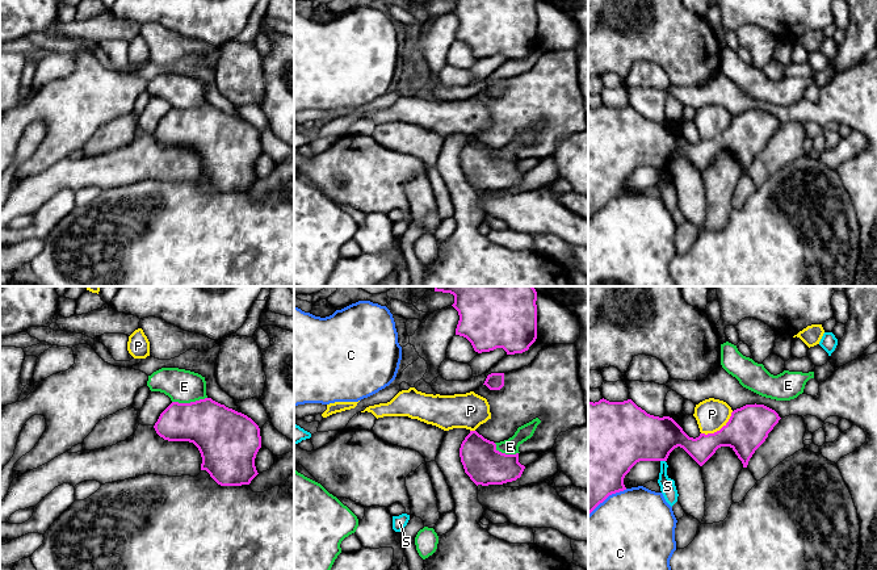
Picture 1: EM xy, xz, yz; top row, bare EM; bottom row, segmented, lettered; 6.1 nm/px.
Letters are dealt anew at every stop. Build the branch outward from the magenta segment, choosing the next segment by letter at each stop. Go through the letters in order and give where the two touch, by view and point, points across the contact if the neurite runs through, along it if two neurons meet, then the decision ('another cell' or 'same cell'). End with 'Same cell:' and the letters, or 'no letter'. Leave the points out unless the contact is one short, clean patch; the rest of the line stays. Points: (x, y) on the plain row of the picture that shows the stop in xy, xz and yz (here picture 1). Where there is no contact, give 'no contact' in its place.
C: contact yz (607, 202); another cell
E: contact xy (191, 108); border xy (206, 103), (198, 107), (172, 108); another cell
P: contact yz (720, 135); another cell
S: contact yz (663, 166); another cell
Same cell: no letter

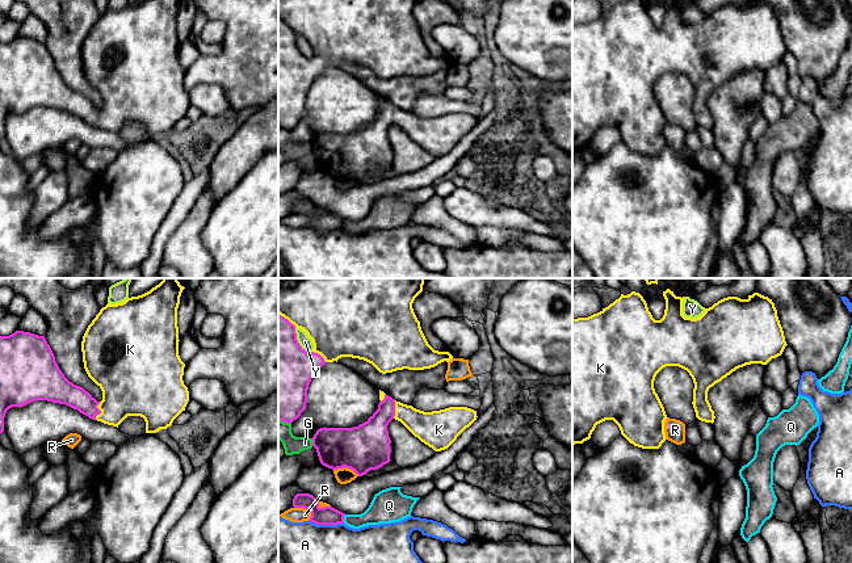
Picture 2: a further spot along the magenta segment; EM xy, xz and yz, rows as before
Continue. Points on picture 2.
A: contact xz (326, 230); another cell
G: contact xz (313, 148); another cell
K: contact xy (100, 117); same cell
Q: contact xz (343, 225); border xz (345, 221), (343, 229); another cell
R: contact xz (306, 214); another cell
Y: contact xz (297, 47); another cell
Same cell: K

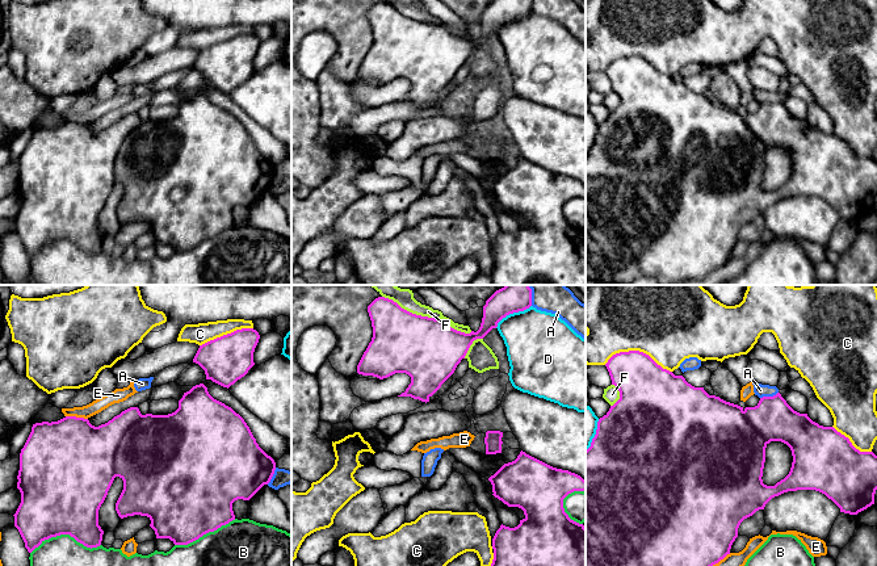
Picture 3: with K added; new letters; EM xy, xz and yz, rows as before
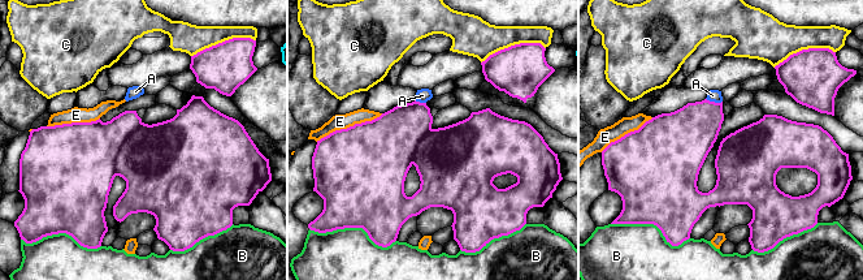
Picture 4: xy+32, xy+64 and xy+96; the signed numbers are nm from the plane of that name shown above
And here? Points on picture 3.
A: contact yz (768, 103); another cell
B: contact xy (64, 239); another cell
C: contact yz (638, 57); another cell
D: contact xz (512, 19); another cell
E: contact xy (76, 124); another cell
F: contact xz (427, 22); another cell
Same cell: no letter

